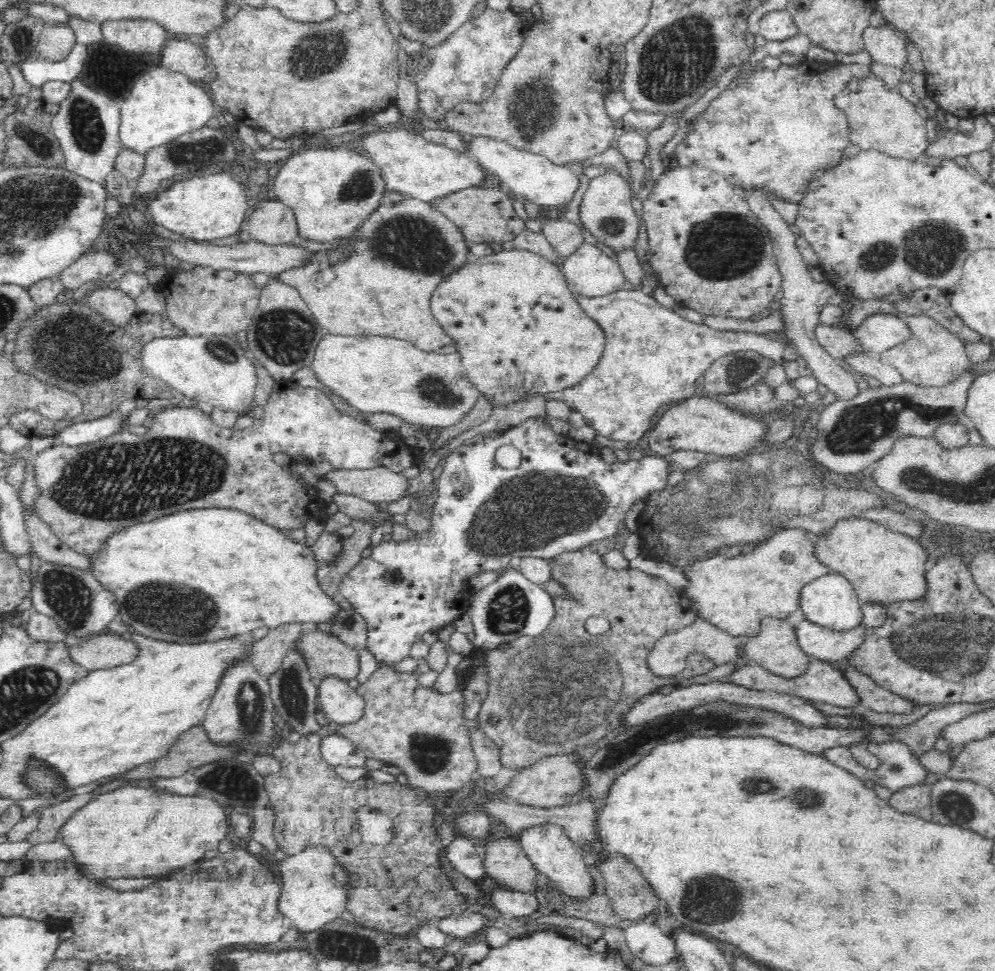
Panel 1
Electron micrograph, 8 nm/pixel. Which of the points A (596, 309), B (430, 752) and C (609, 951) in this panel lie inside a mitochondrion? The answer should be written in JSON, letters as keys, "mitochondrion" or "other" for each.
{"A":"other","B":"mitochondrion","C":"other"}

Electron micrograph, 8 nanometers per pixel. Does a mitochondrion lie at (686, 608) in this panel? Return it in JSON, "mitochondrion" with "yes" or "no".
{"mitochondrion":"no"}

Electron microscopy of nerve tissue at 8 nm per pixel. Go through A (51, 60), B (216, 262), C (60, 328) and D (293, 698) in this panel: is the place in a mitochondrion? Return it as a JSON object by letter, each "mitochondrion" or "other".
{"A":"other","B":"other","C":"mitochondrion","D":"mitochondrion"}

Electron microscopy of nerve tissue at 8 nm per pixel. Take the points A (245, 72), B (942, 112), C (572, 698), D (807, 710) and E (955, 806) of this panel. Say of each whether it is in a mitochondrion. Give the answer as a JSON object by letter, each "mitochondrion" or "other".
{"A":"other","B":"other","C":"mitochondrion","D":"other","E":"mitochondrion"}

